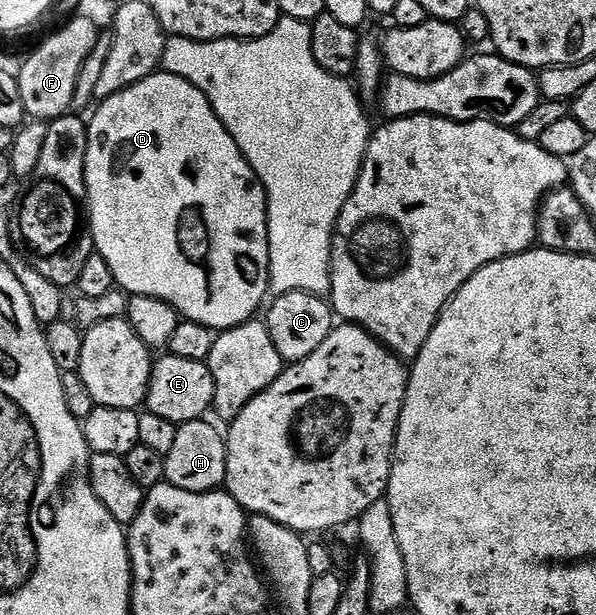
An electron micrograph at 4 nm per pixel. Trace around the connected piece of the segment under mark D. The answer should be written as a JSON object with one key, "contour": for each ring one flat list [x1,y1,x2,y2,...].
{"contour":[[158,71,153,76,111,95,96,106,97,114,88,122,89,146,85,160,85,195,89,206,89,233,96,253,107,259,114,282,126,294,138,297,147,295,171,303,186,321,194,321,214,331,224,331,239,327,245,321,258,316,257,308,266,304,265,296,270,296,269,287,269,216,267,199,261,181,255,175,251,163,239,151,235,139,223,127,215,115,211,103,191,83,175,75]]}

